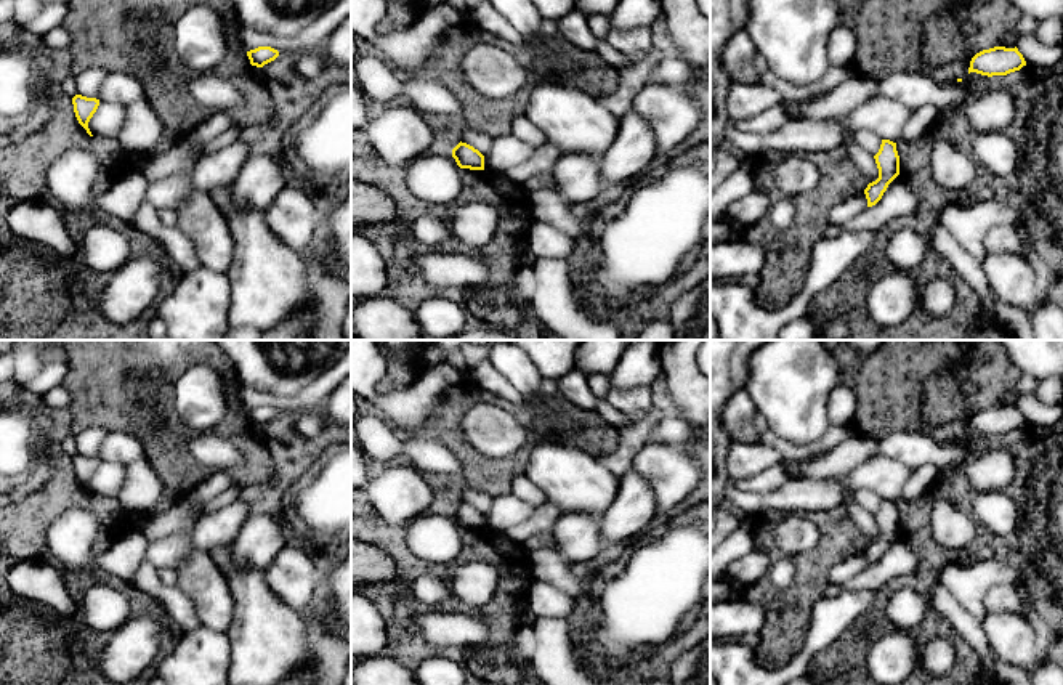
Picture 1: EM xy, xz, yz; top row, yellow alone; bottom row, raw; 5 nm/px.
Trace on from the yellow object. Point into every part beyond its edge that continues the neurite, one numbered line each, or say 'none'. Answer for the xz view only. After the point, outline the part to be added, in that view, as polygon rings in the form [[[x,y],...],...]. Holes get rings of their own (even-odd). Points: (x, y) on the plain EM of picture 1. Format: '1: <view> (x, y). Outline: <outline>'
none

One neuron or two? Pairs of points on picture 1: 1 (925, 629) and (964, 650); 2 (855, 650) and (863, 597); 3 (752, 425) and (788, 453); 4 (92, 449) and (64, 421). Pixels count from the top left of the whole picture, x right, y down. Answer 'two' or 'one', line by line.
1: one
2: two
3: two
4: two

